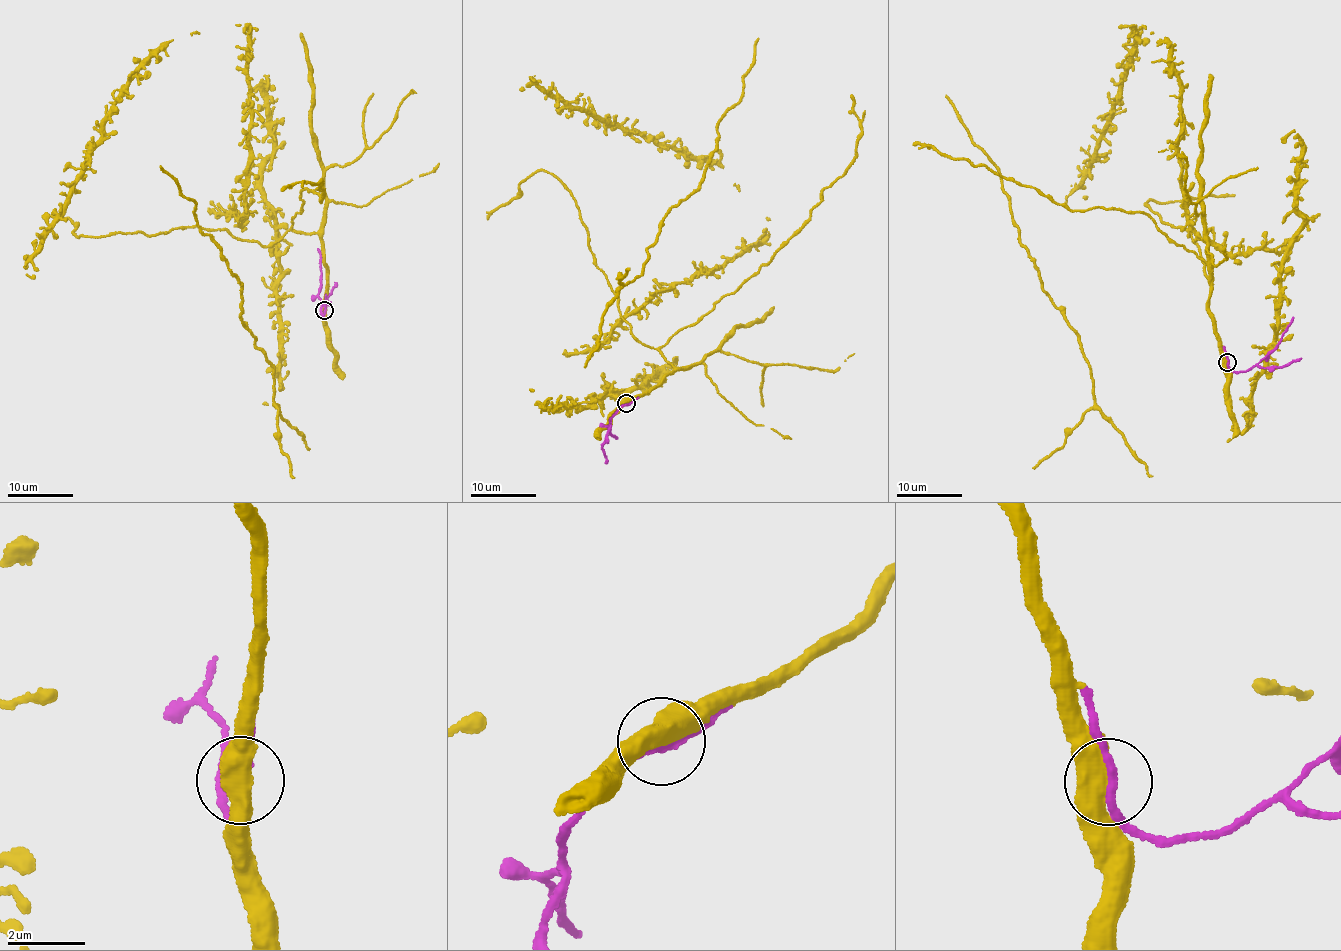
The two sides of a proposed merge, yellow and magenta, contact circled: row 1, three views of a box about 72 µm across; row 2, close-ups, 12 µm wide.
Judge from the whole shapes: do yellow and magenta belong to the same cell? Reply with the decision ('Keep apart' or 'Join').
Join

